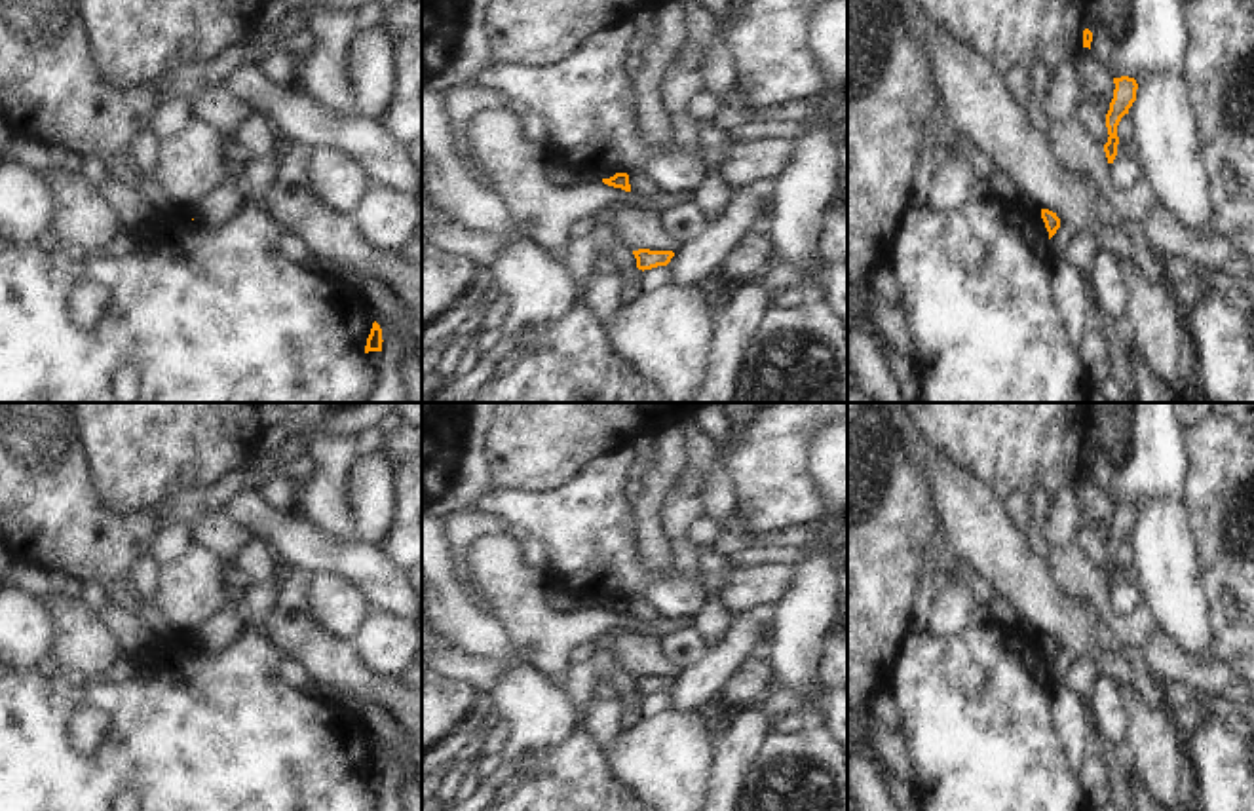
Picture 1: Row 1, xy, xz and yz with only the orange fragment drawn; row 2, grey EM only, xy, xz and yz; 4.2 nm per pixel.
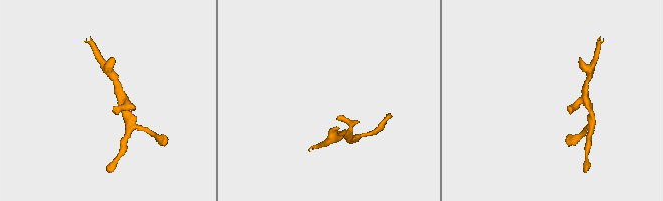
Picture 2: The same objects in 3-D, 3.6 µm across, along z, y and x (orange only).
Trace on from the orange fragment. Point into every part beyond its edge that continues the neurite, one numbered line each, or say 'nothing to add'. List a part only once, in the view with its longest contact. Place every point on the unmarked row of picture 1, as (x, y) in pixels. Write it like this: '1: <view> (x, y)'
nothing to add

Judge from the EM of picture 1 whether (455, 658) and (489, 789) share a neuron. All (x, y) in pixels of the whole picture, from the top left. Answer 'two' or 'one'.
two

